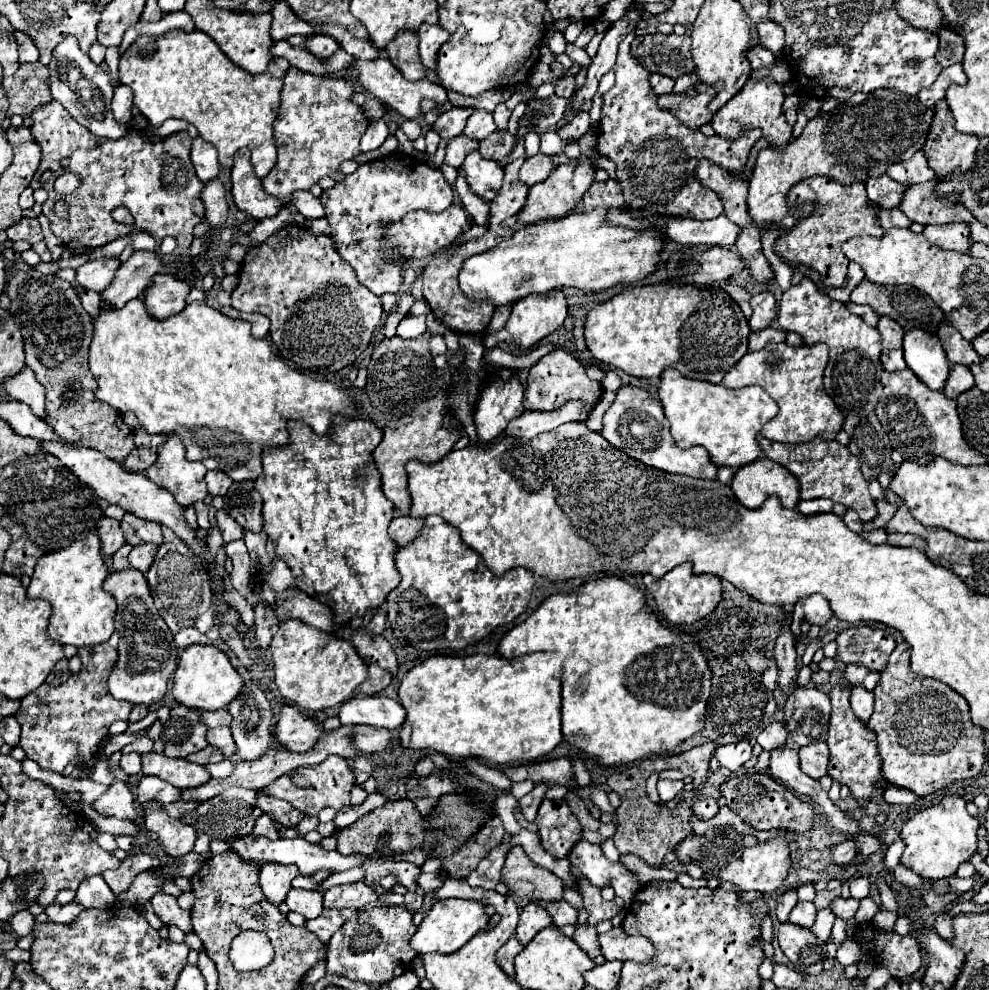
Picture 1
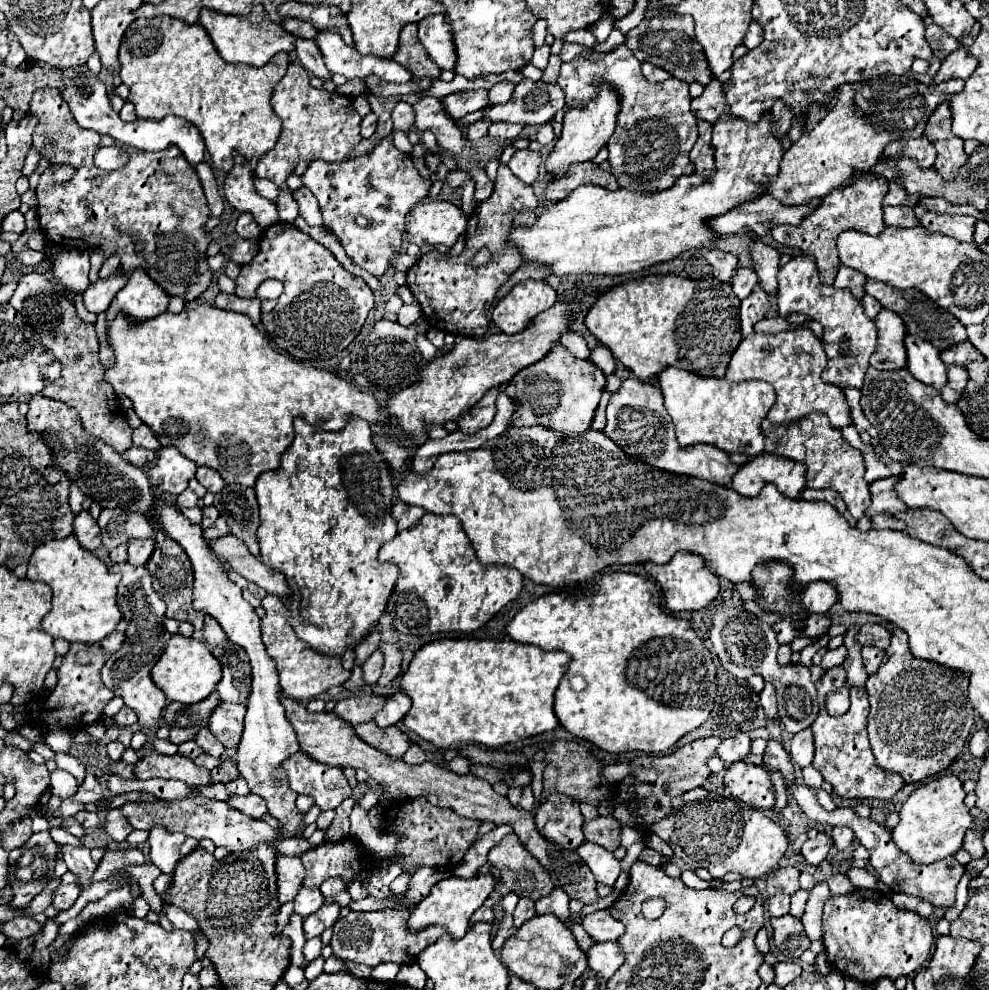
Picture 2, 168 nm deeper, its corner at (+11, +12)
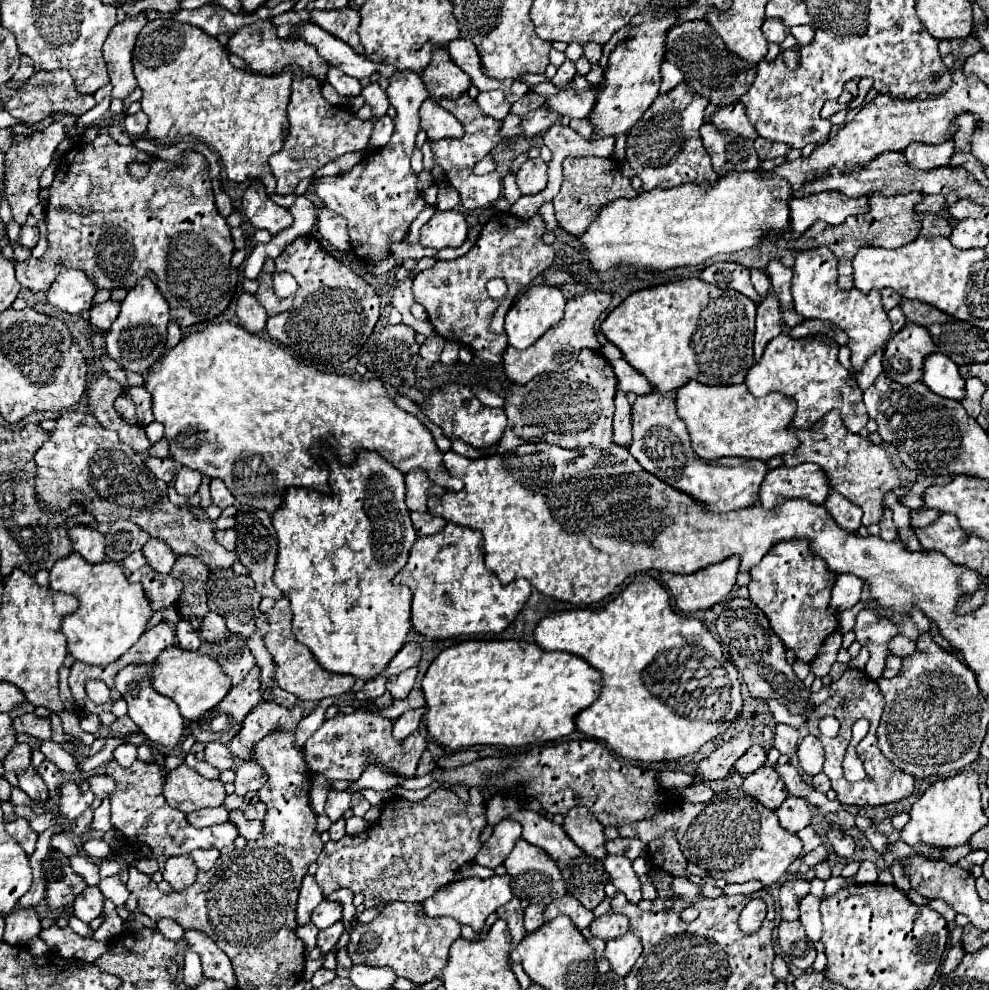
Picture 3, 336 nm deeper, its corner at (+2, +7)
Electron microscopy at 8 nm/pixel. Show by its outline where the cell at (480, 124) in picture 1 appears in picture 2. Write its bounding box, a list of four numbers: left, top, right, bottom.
[485,80,565,124]

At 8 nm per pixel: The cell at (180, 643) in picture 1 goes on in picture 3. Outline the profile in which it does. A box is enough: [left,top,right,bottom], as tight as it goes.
[176,619,200,651]

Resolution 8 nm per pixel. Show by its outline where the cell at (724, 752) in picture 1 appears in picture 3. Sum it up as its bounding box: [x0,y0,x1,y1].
[734,745,766,775]

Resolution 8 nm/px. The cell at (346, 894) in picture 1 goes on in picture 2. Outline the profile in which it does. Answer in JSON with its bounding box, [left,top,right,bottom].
[319,878,351,908]

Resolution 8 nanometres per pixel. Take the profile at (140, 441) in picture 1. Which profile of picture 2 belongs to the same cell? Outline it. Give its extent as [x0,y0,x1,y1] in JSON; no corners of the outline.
[133,424,159,450]

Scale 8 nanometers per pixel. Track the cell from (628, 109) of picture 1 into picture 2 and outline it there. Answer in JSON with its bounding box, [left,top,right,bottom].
[557,44,697,190]

